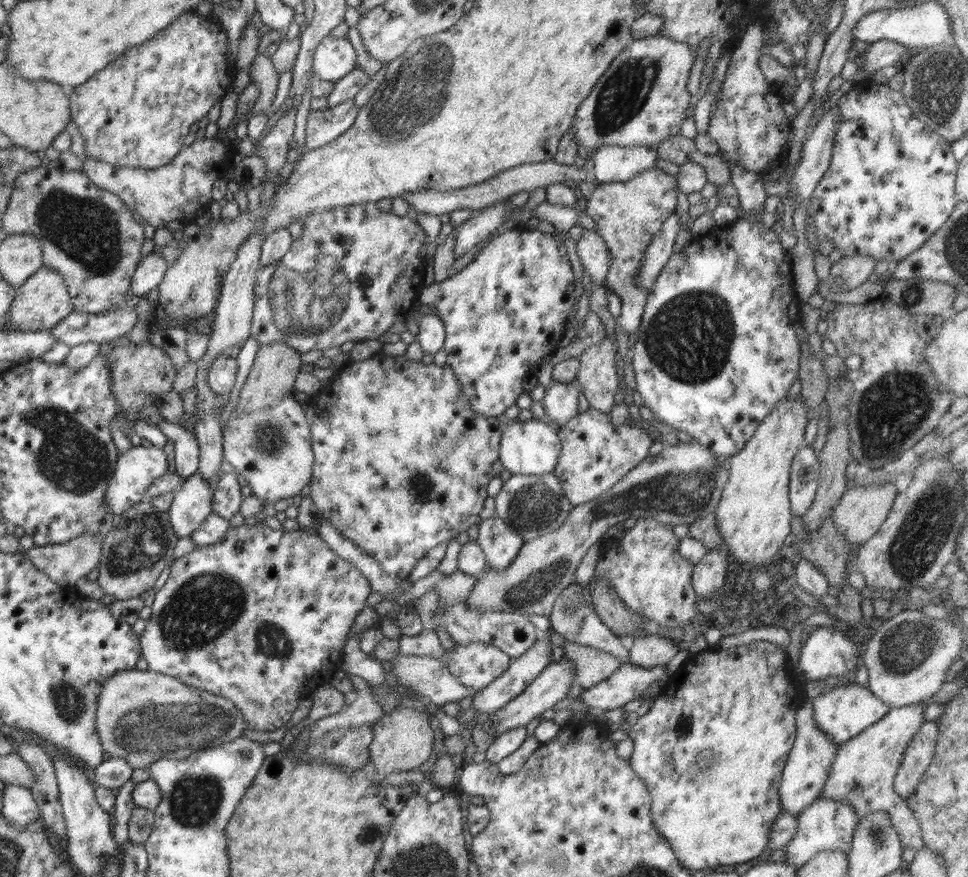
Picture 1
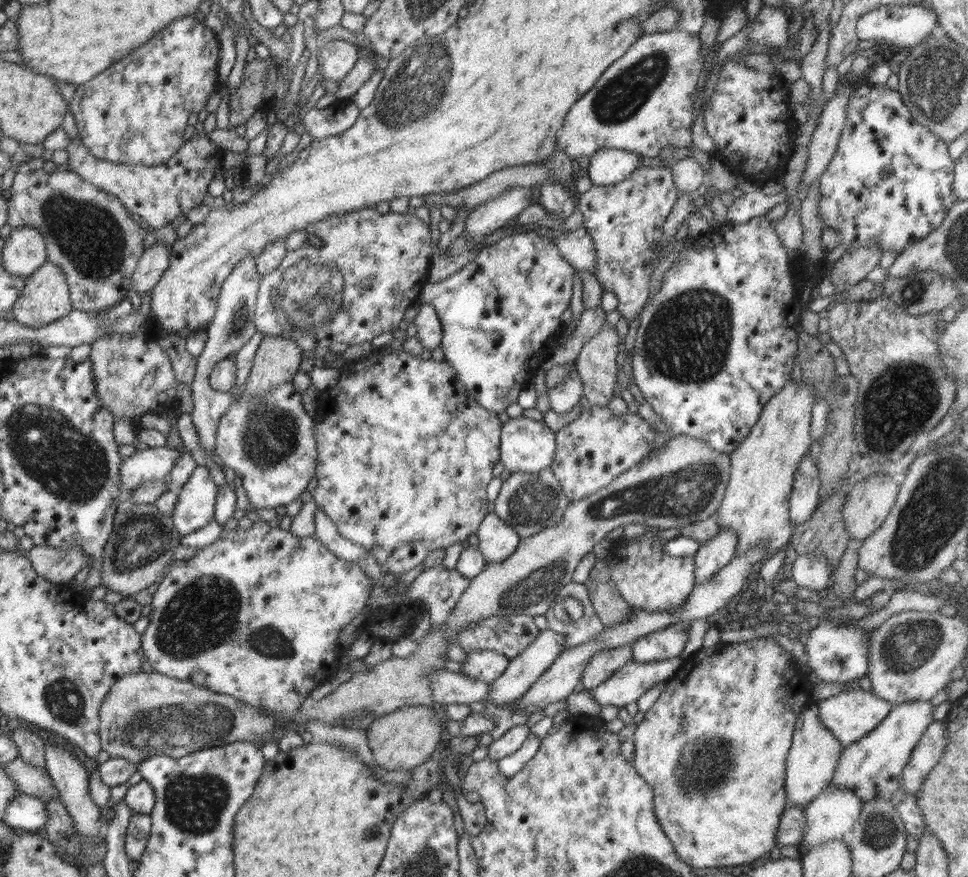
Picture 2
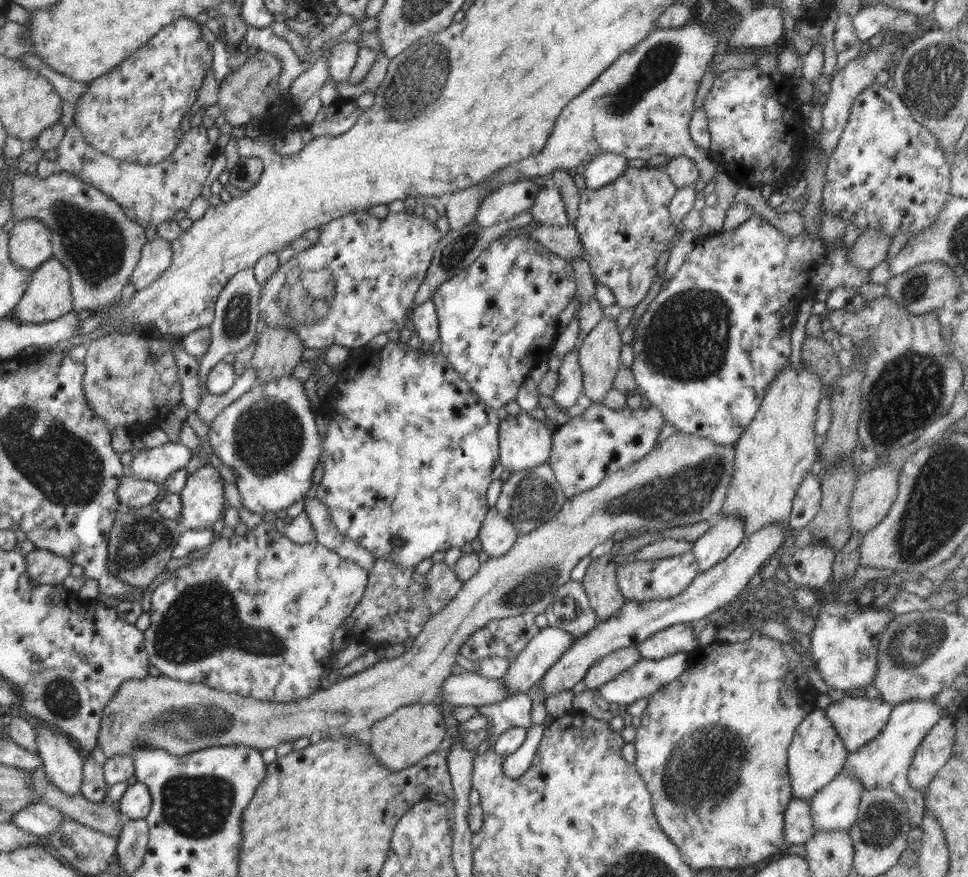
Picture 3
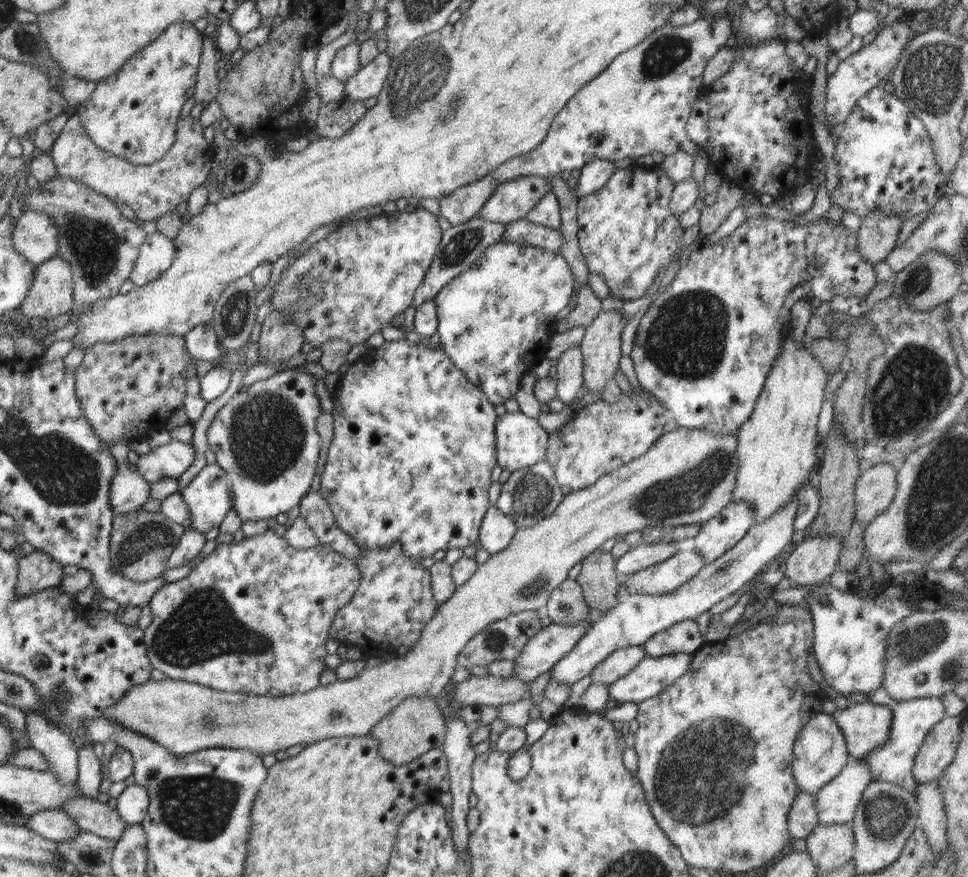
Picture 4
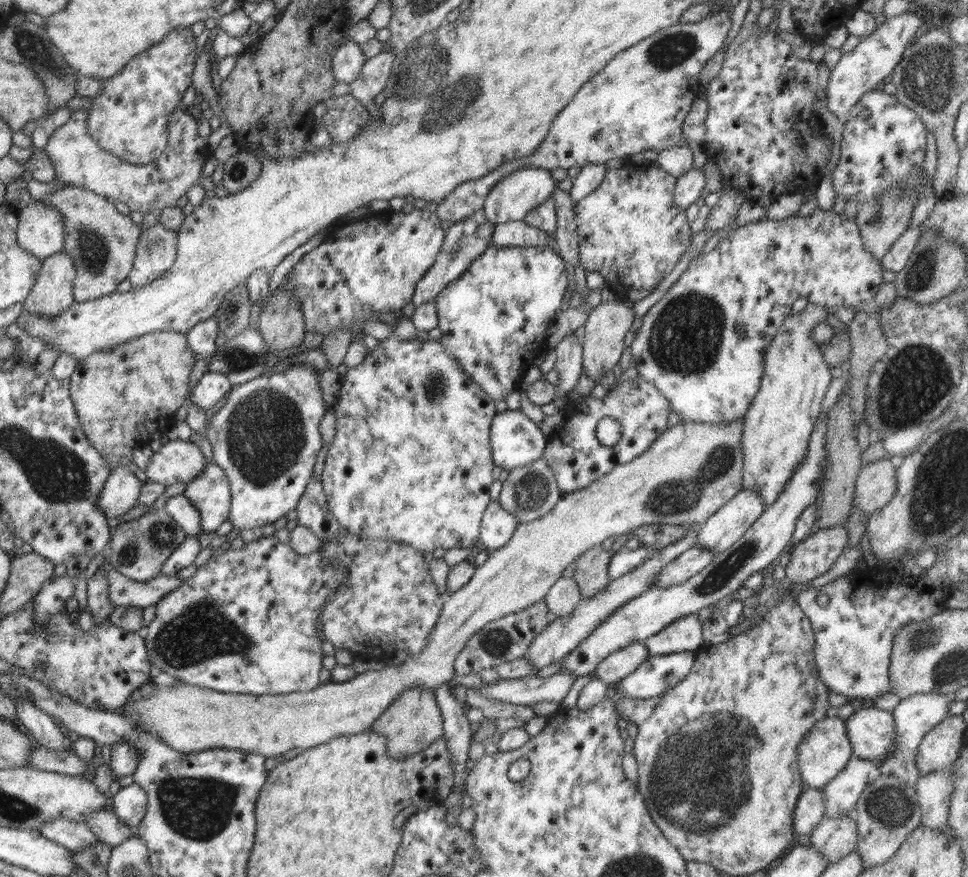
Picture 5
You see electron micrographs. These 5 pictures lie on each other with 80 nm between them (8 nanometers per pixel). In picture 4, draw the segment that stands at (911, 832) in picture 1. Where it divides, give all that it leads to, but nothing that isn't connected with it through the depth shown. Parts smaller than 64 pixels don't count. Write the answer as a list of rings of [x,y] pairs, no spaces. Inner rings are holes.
[[[920,697],[900,701],[891,708],[891,711],[892,726],[887,741],[870,754],[863,756],[860,762],[867,764],[872,773],[873,781],[894,783],[916,796],[917,780],[913,775],[915,756],[932,727],[946,716],[945,708],[941,697]]]

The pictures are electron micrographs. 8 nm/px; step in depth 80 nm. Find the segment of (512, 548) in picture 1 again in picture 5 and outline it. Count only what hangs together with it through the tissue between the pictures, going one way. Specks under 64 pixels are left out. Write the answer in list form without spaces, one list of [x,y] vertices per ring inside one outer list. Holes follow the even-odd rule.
[[[491,500],[481,521],[479,545],[488,552],[498,550],[512,538],[516,527],[516,518],[508,514],[498,501]]]

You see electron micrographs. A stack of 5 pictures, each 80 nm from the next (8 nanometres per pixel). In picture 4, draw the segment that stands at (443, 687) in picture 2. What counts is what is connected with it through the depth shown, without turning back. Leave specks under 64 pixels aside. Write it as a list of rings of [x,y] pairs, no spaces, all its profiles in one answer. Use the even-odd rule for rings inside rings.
[[[494,675],[476,676],[462,683],[456,683],[454,702],[463,702],[467,706],[501,706],[529,698],[529,684],[514,677],[495,677]]]

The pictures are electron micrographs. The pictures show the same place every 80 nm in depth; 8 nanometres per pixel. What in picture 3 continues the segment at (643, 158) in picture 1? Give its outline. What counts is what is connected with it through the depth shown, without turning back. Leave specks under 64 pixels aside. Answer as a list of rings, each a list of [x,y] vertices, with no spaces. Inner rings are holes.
[[[613,152],[600,153],[585,165],[584,180],[588,188],[596,189],[616,181],[628,170],[628,158]]]

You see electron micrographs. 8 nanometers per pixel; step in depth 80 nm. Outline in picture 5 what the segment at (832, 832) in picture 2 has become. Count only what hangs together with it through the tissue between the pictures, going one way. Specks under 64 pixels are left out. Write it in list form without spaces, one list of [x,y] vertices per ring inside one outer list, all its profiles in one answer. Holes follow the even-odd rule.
[[[852,755],[850,760],[823,788],[825,815],[838,818],[854,815],[855,806],[864,789],[881,775],[876,762]]]

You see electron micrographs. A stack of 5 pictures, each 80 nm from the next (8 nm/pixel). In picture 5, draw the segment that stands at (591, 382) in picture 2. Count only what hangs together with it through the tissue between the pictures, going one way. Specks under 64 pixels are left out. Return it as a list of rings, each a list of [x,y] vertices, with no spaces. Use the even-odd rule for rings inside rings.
[[[619,301],[601,302],[588,315],[581,345],[583,346],[583,366],[586,368],[586,375],[594,382],[600,383],[602,377],[612,372],[612,368],[619,362],[626,348],[624,336],[630,330],[634,319],[634,312],[629,304]]]

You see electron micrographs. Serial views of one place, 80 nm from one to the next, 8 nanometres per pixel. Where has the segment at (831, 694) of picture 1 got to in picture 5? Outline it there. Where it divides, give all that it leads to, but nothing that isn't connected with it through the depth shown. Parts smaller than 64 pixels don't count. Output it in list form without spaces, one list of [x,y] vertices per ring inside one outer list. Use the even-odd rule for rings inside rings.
[[[866,703],[845,723],[854,756],[878,763],[895,752],[896,731],[891,712]]]

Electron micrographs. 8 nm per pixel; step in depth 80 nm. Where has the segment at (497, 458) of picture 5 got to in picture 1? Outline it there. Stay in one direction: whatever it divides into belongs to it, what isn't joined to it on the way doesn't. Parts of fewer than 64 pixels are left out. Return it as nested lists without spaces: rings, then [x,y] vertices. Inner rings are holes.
[[[526,420],[514,422],[503,428],[499,444],[499,460],[510,473],[521,475],[543,475],[554,472],[560,459],[562,446],[557,429],[545,420]]]

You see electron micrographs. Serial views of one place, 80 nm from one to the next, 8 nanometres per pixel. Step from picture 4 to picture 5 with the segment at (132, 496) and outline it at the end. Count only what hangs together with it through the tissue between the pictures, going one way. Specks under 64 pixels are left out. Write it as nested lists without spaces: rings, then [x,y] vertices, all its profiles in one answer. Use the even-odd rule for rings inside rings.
[[[128,465],[117,466],[108,475],[103,490],[100,491],[97,505],[104,511],[106,519],[124,515],[138,506],[139,497],[144,482],[128,469]]]

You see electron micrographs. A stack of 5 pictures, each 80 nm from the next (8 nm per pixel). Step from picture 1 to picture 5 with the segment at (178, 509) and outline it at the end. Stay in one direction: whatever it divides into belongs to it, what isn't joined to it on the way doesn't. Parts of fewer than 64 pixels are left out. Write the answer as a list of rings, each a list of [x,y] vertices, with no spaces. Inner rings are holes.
[[[208,463],[196,478],[187,484],[183,494],[196,506],[196,512],[200,514],[200,526],[204,531],[215,532],[216,528],[229,519],[229,478],[217,464]]]

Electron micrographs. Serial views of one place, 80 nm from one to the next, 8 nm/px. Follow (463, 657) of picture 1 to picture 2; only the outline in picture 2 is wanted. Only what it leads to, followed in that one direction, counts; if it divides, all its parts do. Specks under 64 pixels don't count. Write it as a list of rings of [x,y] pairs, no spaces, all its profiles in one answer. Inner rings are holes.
[[[494,651],[468,653],[464,662],[460,662],[460,672],[491,685],[506,670],[509,661],[506,656]]]

